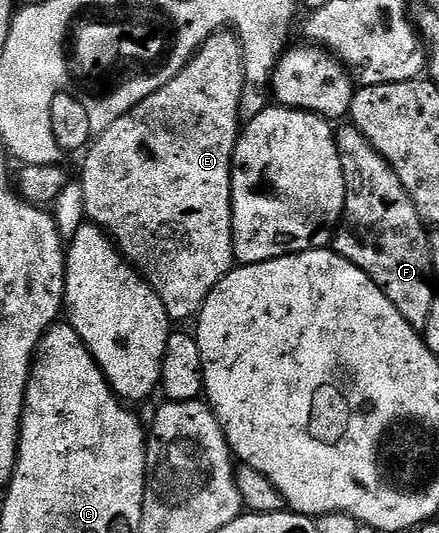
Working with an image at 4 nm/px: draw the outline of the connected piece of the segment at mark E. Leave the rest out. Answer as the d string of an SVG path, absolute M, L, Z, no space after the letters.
M231 29L217 30L211 34L200 49L174 76L172 82L167 82L158 92L146 96L130 112L126 112L110 128L95 135L94 141L87 147L84 158L84 171L80 174L78 185L84 201L84 213L87 221L93 226L99 226L116 244L117 250L136 267L137 274L154 288L158 300L166 308L169 319L173 323L195 319L210 292L234 268L234 255L232 253L232 154L236 150L236 140L240 136L242 123L239 118L239 104L243 88L243 60L240 48L240 39Z

